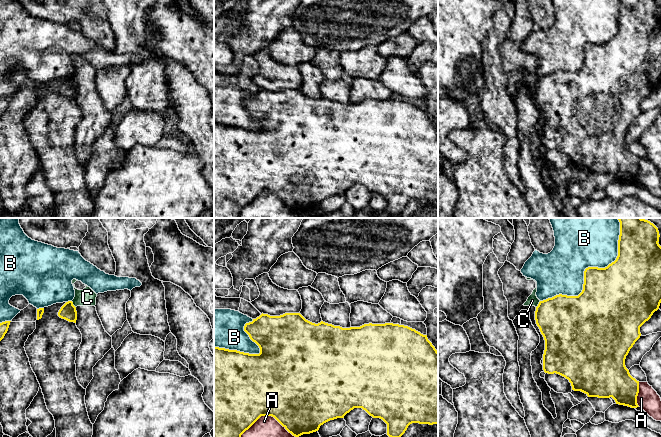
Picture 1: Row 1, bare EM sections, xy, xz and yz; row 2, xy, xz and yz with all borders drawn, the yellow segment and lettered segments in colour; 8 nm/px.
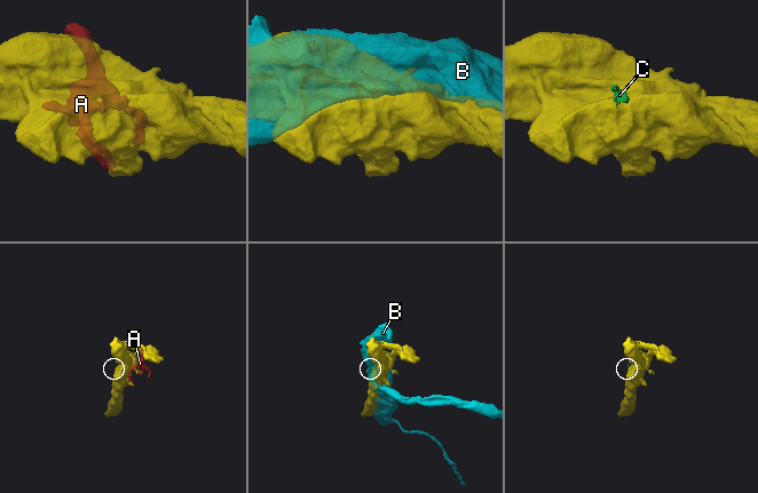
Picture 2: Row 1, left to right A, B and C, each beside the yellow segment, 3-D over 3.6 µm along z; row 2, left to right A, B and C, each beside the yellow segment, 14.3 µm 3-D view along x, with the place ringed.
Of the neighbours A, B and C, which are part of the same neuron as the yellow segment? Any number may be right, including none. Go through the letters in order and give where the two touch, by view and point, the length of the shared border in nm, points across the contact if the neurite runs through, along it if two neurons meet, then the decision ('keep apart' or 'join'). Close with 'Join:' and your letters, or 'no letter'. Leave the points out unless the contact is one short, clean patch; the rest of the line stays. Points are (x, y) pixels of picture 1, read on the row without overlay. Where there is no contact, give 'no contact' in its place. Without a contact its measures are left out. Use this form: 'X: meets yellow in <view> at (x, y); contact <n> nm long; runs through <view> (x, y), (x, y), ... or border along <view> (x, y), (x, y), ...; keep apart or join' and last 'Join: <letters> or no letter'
A: meets yellow in xz at (265, 191); contact 460 nm long; keep apart
B: meets yellow in yz at (586, 44); contact 900 nm long; keep apart
C: meets yellow in xy at (72, 80); contact 70 nm long; border along xy (71, 77), (75, 83); keep apart
Join: no letter

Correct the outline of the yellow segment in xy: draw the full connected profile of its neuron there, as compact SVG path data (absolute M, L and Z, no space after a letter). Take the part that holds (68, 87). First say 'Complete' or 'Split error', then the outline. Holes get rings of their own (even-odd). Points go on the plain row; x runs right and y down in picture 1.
Complete. M72 77L66 78L59 86L58 92L69 98L76 99L77 87L76 87L76 83L73 81L73 78Z

